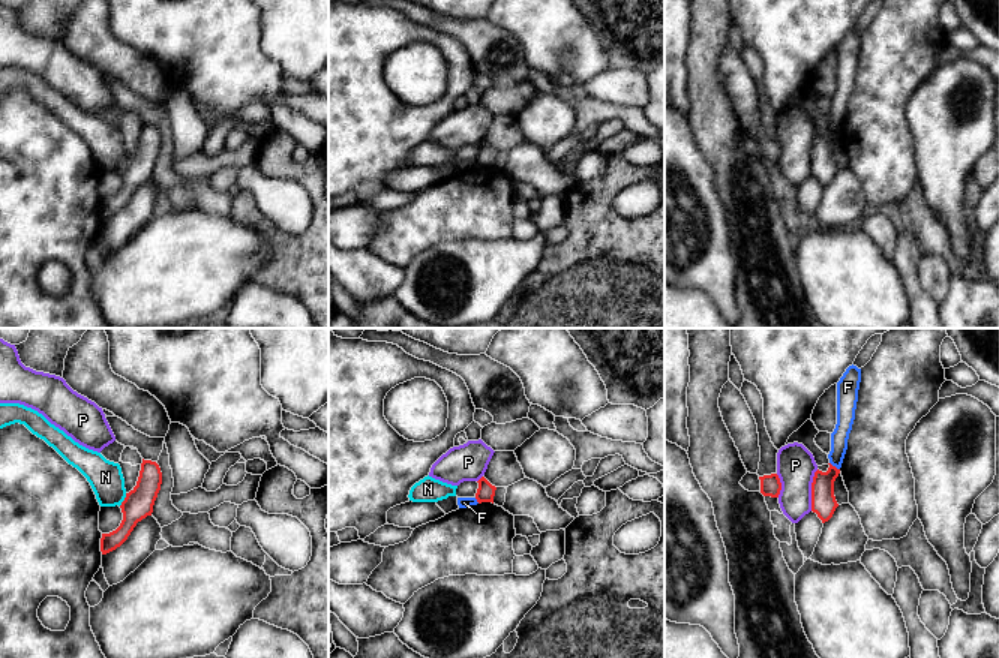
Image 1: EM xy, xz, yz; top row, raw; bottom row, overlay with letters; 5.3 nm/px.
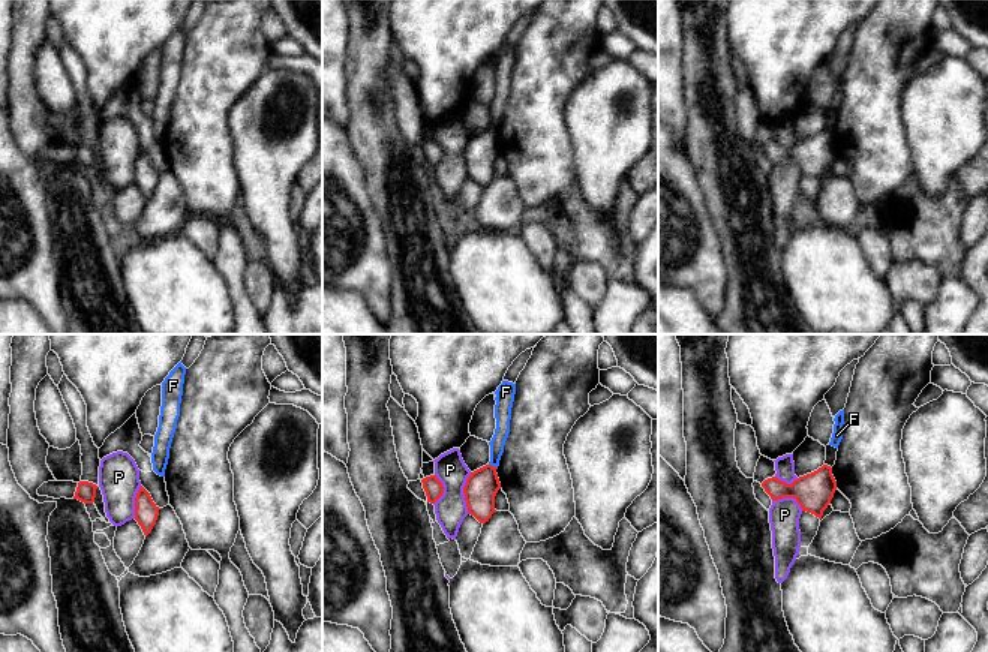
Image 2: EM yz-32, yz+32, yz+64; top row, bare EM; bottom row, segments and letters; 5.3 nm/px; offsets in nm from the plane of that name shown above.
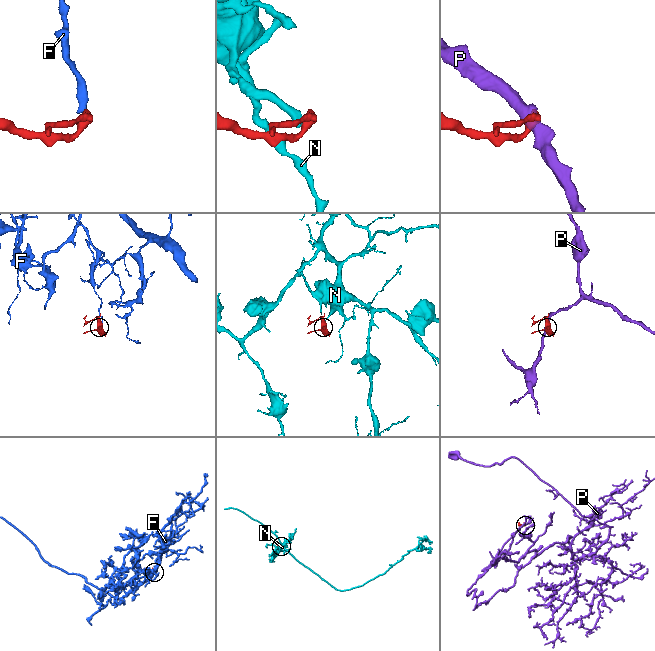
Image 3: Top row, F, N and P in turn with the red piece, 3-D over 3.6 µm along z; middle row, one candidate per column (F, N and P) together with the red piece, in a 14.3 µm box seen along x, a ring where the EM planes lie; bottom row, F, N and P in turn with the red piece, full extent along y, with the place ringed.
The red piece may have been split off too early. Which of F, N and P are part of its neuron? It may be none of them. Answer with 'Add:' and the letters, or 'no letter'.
Add: no letter

